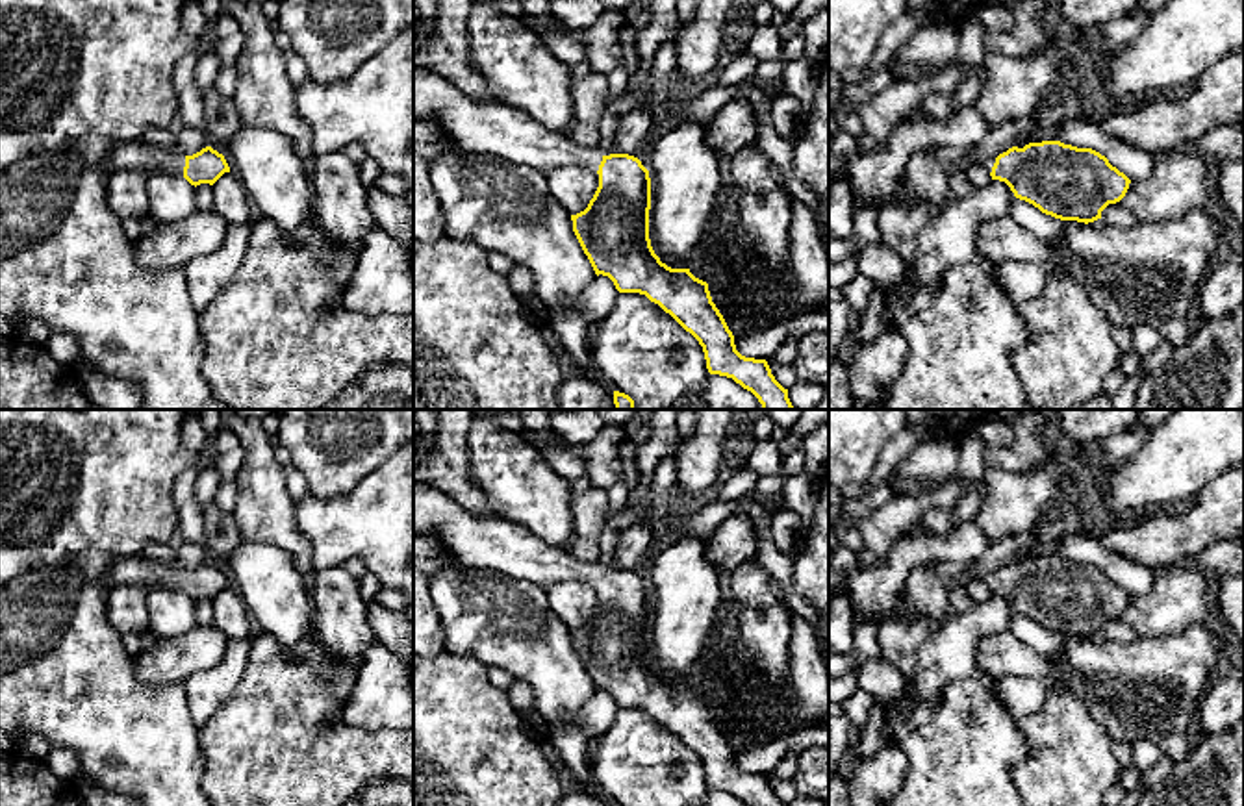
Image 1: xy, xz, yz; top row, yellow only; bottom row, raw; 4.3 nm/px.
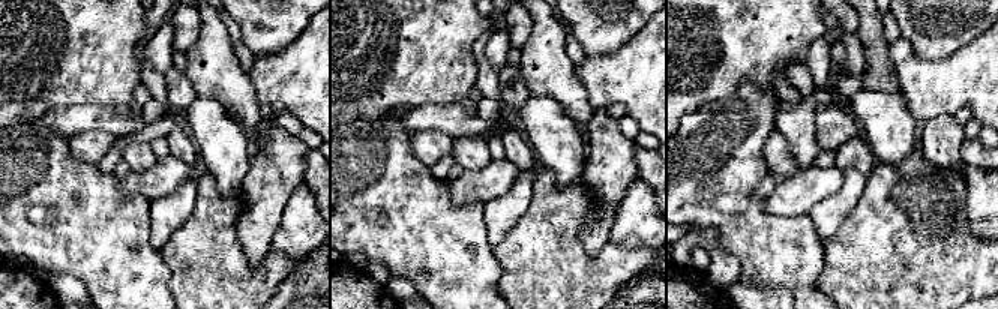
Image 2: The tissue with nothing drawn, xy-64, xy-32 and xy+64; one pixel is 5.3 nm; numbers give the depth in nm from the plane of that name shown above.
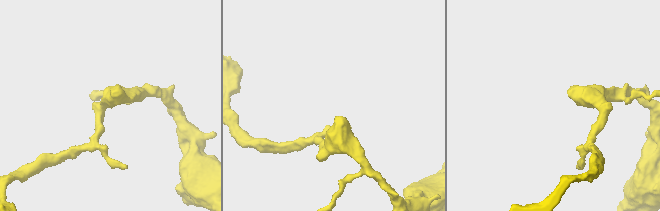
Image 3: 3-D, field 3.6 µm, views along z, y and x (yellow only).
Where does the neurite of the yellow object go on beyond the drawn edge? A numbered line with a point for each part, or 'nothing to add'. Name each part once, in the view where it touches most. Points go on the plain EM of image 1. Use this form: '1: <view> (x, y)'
1: xy (139, 571)

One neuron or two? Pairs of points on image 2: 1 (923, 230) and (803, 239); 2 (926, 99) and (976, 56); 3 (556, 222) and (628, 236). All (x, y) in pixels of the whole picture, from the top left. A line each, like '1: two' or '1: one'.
1: two
2: one
3: two

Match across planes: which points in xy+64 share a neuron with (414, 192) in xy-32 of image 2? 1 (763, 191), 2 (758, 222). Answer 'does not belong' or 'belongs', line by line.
1: does not belong
2: belongs

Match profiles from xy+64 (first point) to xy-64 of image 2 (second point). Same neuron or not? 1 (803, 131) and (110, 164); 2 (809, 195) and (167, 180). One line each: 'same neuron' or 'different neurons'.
1: different neurons
2: same neuron

